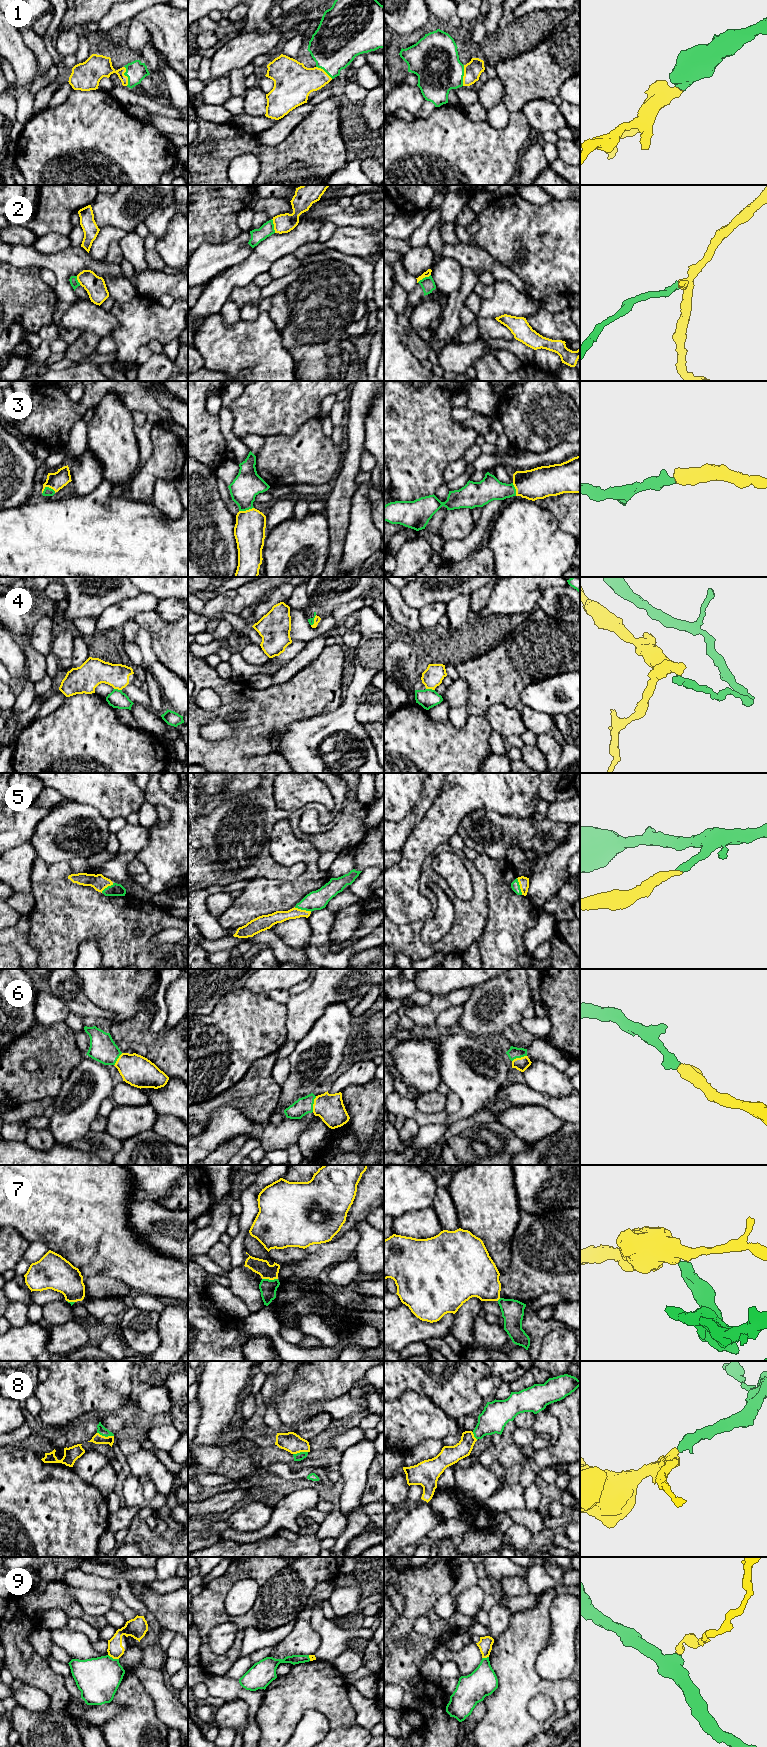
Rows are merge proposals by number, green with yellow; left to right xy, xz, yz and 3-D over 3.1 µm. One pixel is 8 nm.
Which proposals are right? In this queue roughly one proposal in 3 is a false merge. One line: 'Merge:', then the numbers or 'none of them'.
Merge: 1, 3, 5, 6, 8

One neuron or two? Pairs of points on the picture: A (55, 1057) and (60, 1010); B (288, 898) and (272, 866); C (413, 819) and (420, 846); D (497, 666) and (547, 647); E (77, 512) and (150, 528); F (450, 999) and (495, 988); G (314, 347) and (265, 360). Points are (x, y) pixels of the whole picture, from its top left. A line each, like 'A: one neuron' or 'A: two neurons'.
A: two neurons
B: two neurons
C: two neurons
D: one neuron
E: one neuron
F: two neurons
G: two neurons

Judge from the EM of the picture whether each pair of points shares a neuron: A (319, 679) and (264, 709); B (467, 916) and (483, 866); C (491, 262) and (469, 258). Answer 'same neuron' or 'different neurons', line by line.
A: same neuron
B: different neurons
C: same neuron

